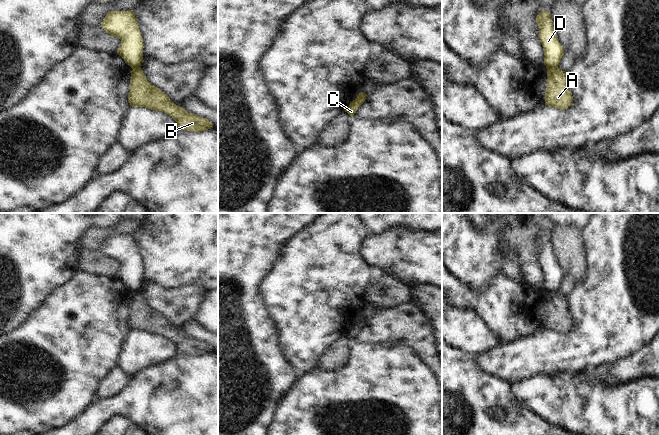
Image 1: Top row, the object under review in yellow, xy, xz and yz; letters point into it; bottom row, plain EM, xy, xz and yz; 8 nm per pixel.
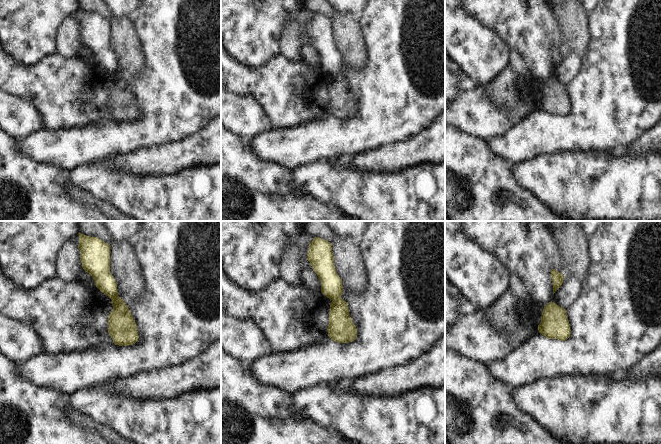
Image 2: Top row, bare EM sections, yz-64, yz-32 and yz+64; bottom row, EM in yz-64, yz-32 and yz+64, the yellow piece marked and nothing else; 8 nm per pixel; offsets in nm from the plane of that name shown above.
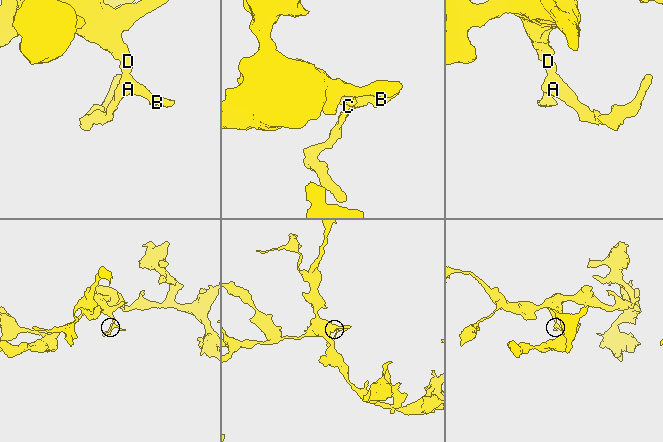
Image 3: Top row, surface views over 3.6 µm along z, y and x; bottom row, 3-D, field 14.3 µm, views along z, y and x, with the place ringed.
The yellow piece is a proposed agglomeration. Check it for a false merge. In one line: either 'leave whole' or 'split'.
split

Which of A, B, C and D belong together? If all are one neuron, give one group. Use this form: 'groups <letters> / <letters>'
groups A B C / D

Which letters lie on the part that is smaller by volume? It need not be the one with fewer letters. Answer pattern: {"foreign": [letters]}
{"foreign": ["A", "B", "C"]}

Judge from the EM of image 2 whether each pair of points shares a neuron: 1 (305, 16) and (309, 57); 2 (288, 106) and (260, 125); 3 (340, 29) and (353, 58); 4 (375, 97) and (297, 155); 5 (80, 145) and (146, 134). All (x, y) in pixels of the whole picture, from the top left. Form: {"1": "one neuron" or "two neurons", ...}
{"1": "one neuron", "2": "two neurons", "3": "one neuron", "4": "one neuron", "5": "one neuron"}

